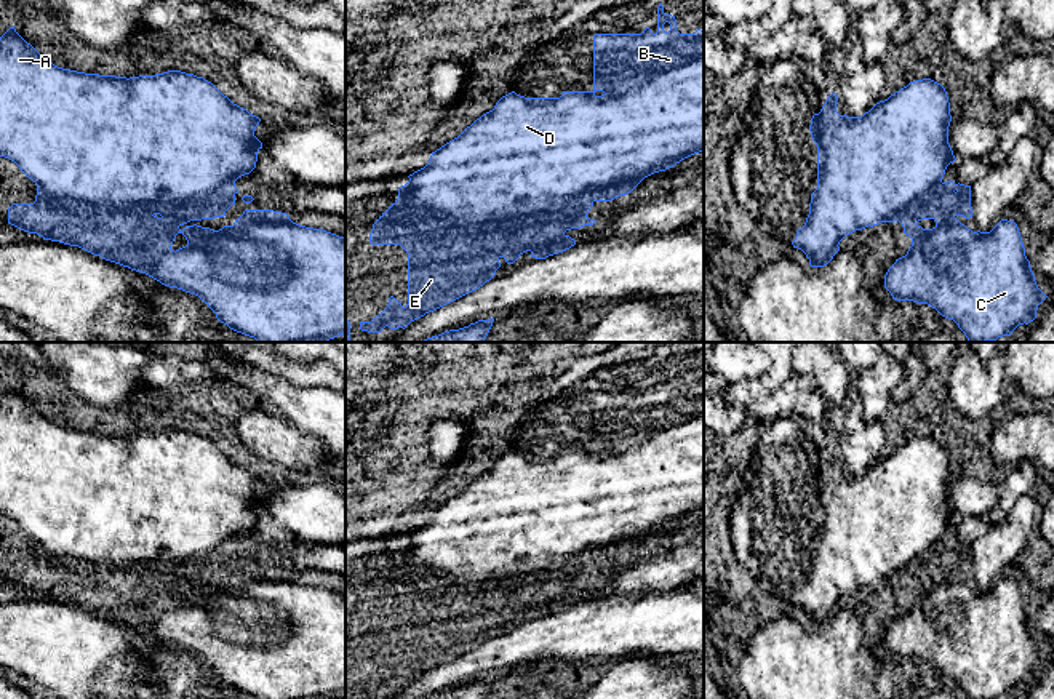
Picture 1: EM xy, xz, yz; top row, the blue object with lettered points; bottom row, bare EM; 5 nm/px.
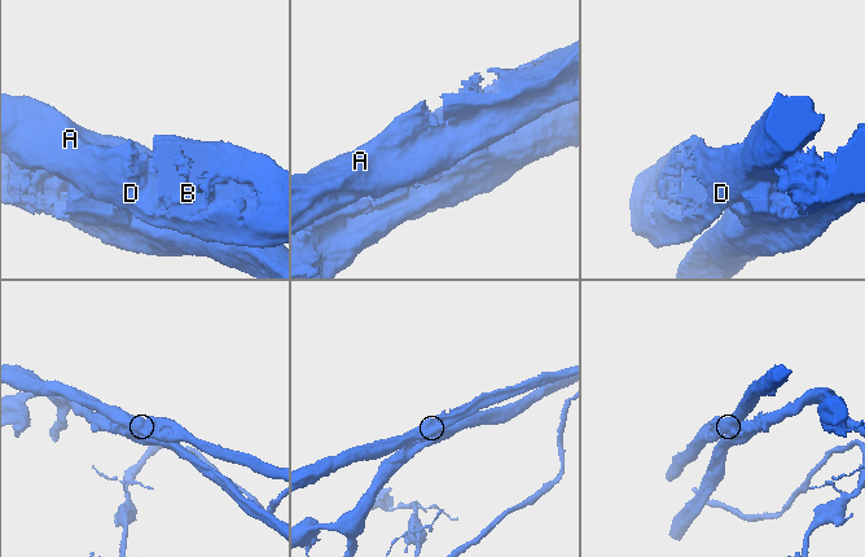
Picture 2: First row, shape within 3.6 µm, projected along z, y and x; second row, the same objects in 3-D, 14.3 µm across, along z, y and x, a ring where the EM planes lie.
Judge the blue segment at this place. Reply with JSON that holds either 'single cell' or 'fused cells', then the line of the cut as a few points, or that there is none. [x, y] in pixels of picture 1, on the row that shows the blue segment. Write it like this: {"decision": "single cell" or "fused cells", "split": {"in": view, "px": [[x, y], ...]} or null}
{"decision": "fused cells", "split": {"in": "xz", "px": [[407, 199], [448, 227], [511, 224], [578, 194], [592, 200]]}}

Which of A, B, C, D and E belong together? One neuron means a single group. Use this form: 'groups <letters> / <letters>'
groups A B D / C E

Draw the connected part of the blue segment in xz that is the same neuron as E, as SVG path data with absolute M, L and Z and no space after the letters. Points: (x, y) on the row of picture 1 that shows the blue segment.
M409 181L398 189L398 198L376 219L369 234L371 245L400 245L408 253L408 304L403 307L390 296L387 307L379 315L371 322L360 322L361 331L381 333L385 326L405 330L425 314L483 286L496 275L501 258L513 264L526 251L536 259L563 253L576 245L576 240L565 234L566 230L597 222L587 216L593 202L585 194L577 194L552 210L518 216L512 226L494 221L489 227L481 224L480 227L448 229L435 213L416 211L409 206L409 189Z

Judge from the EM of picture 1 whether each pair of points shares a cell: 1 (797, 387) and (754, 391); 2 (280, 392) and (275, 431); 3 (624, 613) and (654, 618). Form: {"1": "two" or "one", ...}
{"1": "one", "2": "two", "3": "one"}

